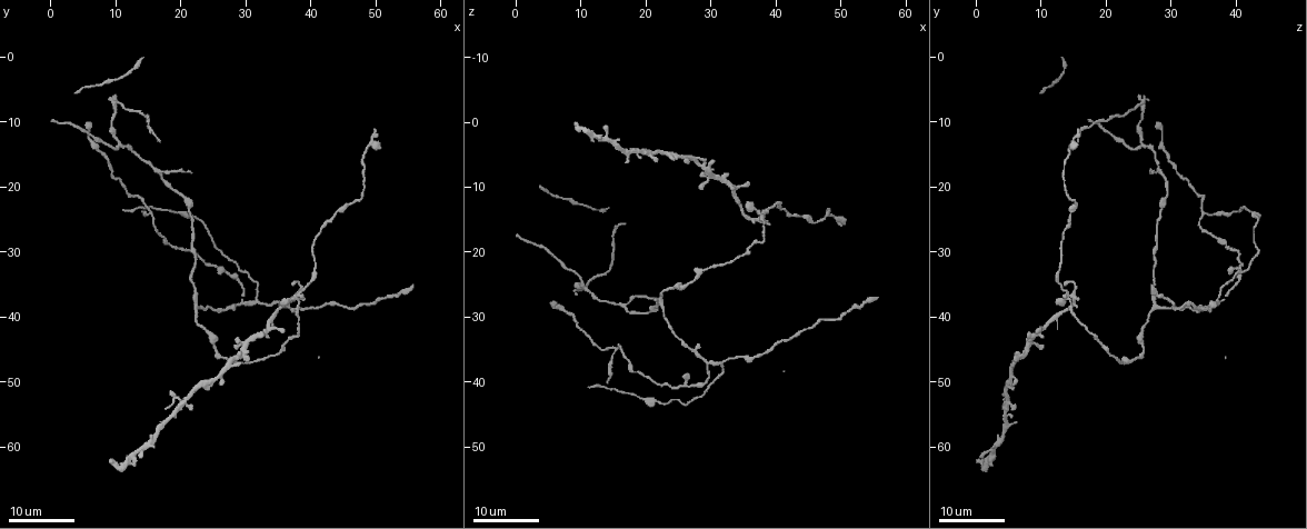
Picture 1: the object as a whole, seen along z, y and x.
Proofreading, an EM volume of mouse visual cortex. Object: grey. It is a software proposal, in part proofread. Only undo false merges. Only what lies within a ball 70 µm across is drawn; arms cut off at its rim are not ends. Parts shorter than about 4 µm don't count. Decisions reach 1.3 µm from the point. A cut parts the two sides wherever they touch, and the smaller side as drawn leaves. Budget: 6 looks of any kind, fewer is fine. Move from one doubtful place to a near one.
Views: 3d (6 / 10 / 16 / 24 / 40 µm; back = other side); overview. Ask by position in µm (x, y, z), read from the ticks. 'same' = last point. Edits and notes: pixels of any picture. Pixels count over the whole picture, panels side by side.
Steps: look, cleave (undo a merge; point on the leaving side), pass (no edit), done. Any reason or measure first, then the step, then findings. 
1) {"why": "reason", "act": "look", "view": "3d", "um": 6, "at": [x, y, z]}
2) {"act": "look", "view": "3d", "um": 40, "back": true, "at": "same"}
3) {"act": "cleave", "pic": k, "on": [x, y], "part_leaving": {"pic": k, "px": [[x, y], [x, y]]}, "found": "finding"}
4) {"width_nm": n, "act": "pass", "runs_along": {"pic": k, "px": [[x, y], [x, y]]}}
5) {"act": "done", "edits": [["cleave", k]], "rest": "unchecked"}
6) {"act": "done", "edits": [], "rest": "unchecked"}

{"why": "side arm on a straight run", "act": "look", "view": "3d", "um": 16, "at": [30.0, 38.0, 36.5]}

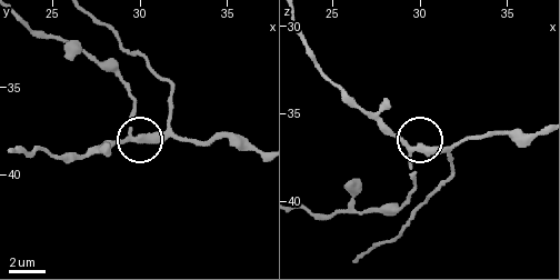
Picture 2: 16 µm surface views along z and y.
{"act": "look", "view": "3d", "um": 6, "at": [29.7, 38.0, 37.0]}

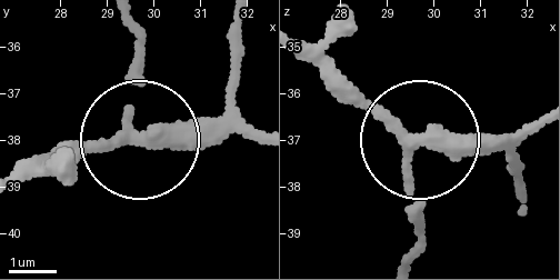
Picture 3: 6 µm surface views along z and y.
{"act": "pass", "runs_along": {"pic": 3, "px": [[20, 184], [139, 140], [254, 128]]}, "found": "continuous, no second neuron"}

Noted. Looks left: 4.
{"why": "three-way junction", "act": "look", "view": "3d", "um": 24, "at": [15.5, 24.0, 35.0]}

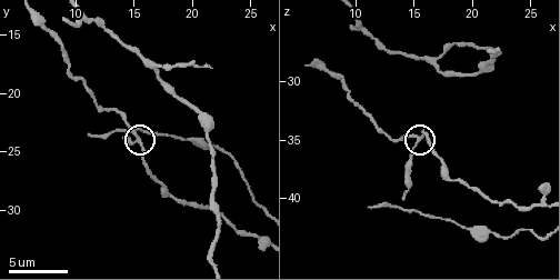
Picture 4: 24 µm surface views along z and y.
{"act": "look", "view": "3d", "um": 10, "at": [15.2, 24.2, 35.0]}

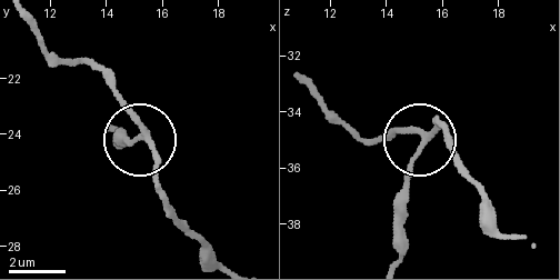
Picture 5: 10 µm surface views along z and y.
{"arms": 3, "act": "pass", "found": "continuous, no second neuron"}

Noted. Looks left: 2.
{"why": "a fork", "act": "look", "view": "3d", "um": 10, "at": [16.8, 17.4, 28.0]}

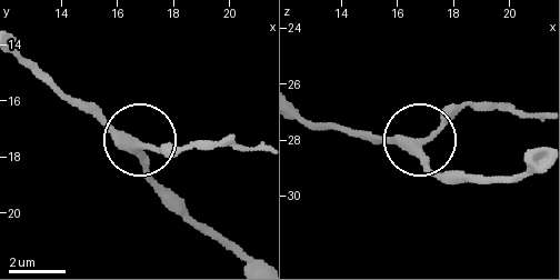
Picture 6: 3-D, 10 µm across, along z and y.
{"why": "closer look", "act": "look", "view": "3d", "um": 6, "at": [16.7, 17.6, 28.1]}

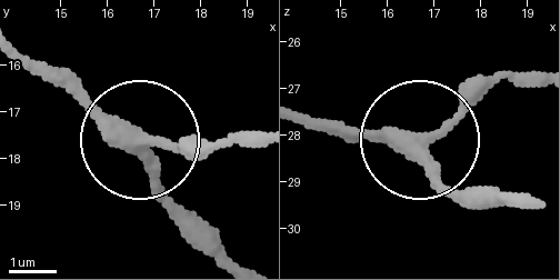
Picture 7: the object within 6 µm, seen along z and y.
{"width_nm": 310, "act": "pass", "runs_along": {"pic": 7, "px": [[232, 256], [172, 197], [144, 140], [228, 149]]}, "found": "continuous, no second neuron"}

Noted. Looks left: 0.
{"act": "done", "edits": [], "rest": "unchecked"}

